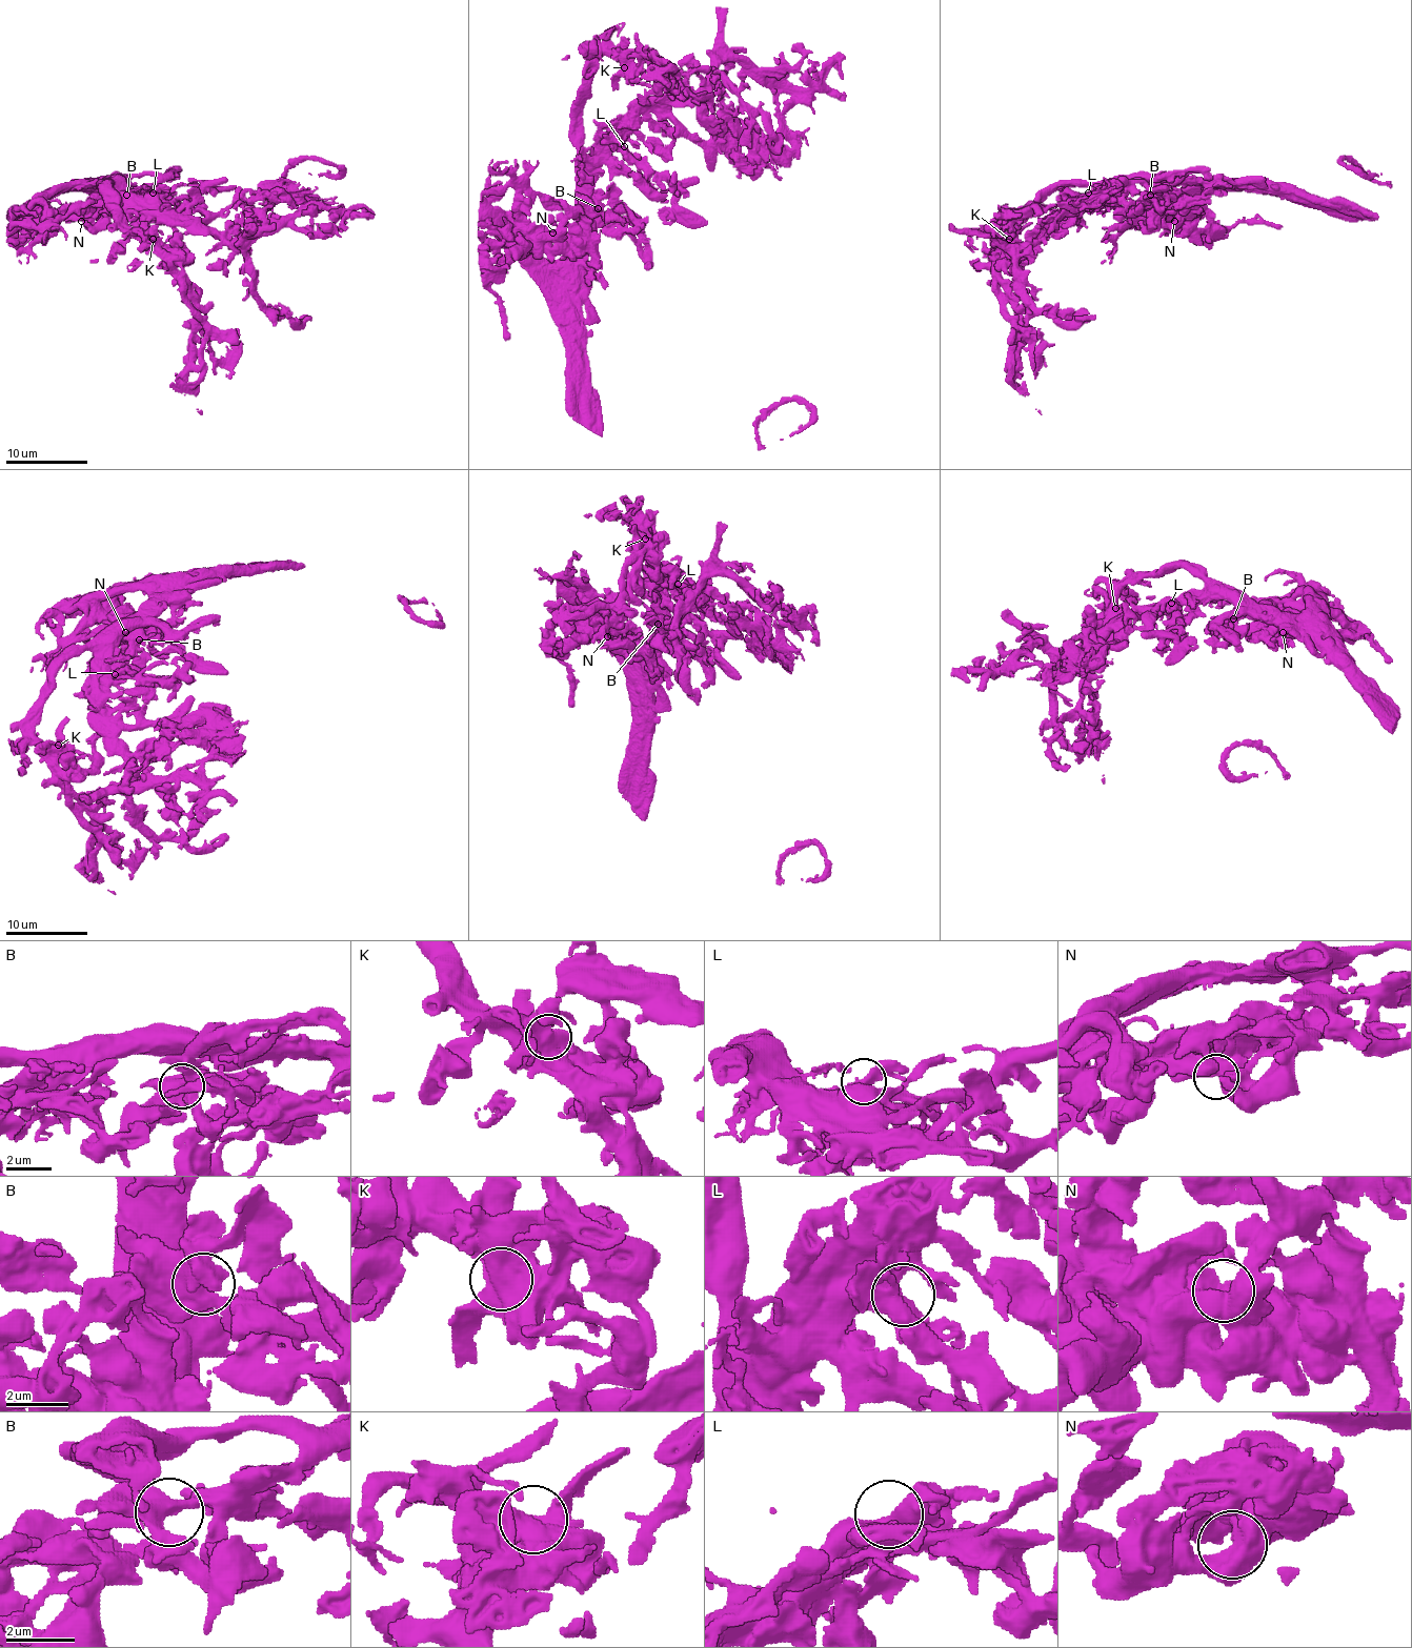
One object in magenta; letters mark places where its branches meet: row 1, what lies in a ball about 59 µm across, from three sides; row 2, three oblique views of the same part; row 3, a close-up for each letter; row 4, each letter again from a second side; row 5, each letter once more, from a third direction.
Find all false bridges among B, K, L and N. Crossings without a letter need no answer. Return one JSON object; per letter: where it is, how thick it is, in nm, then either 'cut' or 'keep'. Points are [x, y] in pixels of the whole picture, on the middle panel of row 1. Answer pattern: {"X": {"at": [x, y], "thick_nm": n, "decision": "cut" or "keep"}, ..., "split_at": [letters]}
{"B": {"at": [598, 208], "thick_nm": 600, "decision": "keep"}, "K": {"at": [624, 67], "thick_nm": 850, "decision": "keep"}, "L": {"at": [624, 146], "thick_nm": 550, "decision": "keep"}, "N": {"at": [552, 232], "thick_nm": 600, "decision": "keep"}, "split_at": []}

